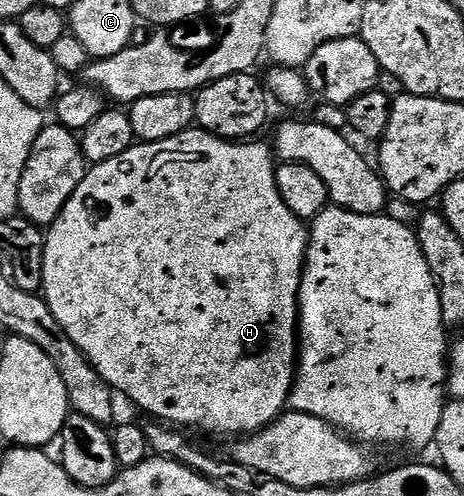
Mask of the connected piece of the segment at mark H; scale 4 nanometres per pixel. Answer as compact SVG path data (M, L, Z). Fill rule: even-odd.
M192 126L187 131L177 134L173 138L165 138L161 142L153 142L152 144L136 142L131 145L129 150L125 150L125 154L117 154L117 158L109 158L109 162L101 162L88 167L81 186L77 186L77 190L73 190L73 198L69 198L69 202L65 202L61 214L46 229L43 242L45 266L43 267L41 295L46 300L49 310L53 310L53 318L57 318L57 322L61 322L61 330L65 330L65 334L69 334L69 338L81 349L87 361L101 374L101 378L105 378L105 382L110 384L116 393L122 394L124 392L137 407L144 408L156 421L166 422L171 426L182 426L184 429L200 428L203 432L212 432L215 436L231 436L230 438L242 438L263 431L274 420L279 419L288 407L291 399L291 387L295 385L297 371L299 280L303 277L303 264L307 261L307 241L309 239L308 225L299 220L297 214L293 214L293 210L289 210L289 206L285 206L285 202L277 190L277 182L275 181L277 160L273 155L272 145L270 143L251 143L255 142L225 140L221 136L215 136L212 132L203 131L198 126Z

